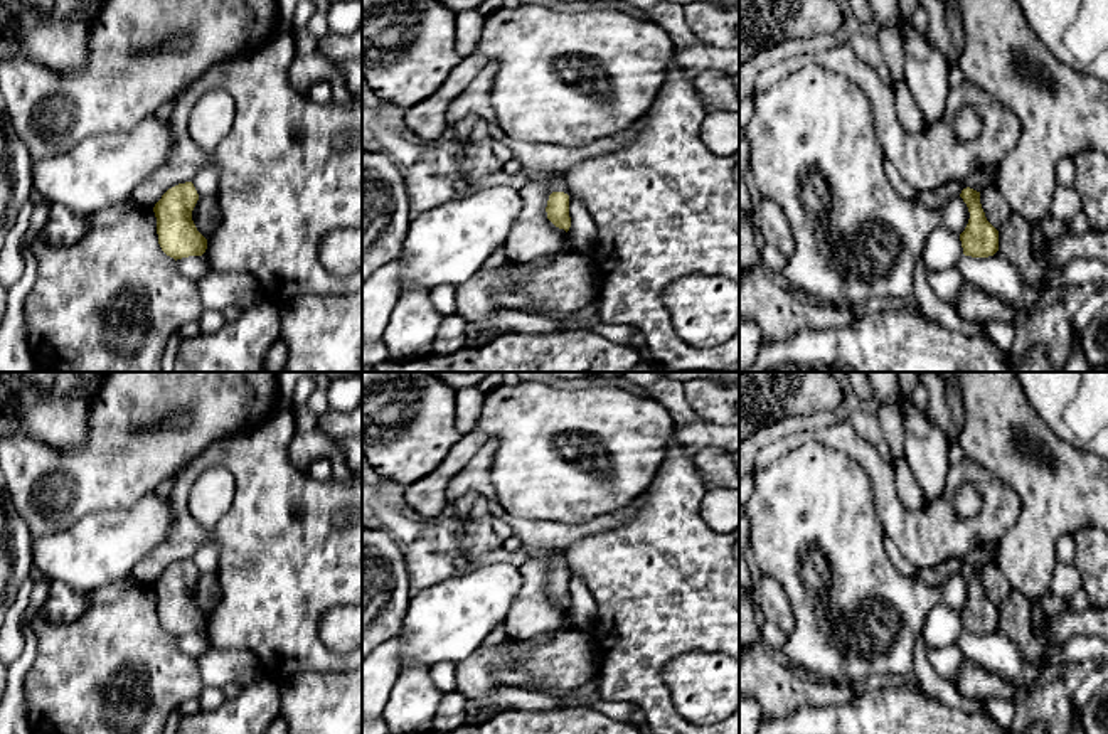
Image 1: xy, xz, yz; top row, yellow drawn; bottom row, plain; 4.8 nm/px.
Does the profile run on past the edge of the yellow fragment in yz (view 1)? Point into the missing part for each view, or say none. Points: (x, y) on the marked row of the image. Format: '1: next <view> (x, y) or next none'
1: next none

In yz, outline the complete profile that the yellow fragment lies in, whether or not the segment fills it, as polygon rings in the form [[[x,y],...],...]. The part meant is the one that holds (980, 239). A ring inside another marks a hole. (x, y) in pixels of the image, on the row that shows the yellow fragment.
[[[967,187],[960,197],[968,207],[970,219],[960,234],[965,256],[988,258],[999,251],[999,231],[987,221],[980,204],[980,192]]]

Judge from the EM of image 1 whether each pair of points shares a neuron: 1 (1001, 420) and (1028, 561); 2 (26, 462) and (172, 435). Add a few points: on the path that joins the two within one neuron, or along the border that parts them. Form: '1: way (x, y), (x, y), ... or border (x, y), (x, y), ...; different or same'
1: way (1011, 455), (1034, 478), (1034, 526); same
2: way (63, 462), (118, 462), (135, 445); same

